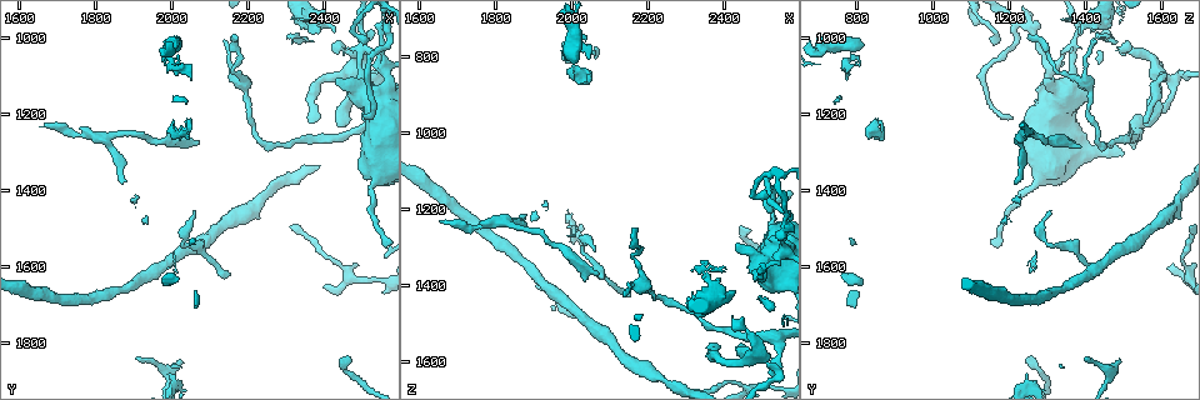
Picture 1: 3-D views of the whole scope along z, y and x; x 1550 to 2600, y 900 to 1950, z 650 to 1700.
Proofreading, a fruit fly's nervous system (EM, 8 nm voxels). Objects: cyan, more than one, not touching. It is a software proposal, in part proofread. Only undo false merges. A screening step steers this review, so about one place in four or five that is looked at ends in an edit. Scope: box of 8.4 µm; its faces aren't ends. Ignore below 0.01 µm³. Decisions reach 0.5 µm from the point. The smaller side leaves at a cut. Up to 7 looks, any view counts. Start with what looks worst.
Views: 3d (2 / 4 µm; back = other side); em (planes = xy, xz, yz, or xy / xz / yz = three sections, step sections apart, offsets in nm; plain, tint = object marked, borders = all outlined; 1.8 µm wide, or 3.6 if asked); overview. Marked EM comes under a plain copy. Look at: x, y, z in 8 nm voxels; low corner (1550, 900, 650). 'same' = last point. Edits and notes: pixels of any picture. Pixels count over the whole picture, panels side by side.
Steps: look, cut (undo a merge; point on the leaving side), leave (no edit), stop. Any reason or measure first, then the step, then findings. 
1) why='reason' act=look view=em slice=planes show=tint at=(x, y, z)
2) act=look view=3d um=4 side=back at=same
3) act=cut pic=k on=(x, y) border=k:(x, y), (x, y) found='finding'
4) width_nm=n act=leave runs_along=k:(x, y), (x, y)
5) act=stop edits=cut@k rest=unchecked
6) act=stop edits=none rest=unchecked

why='calibre changes' act=look view=em slice=planes show=tint at=(2185, 1105, 1365)

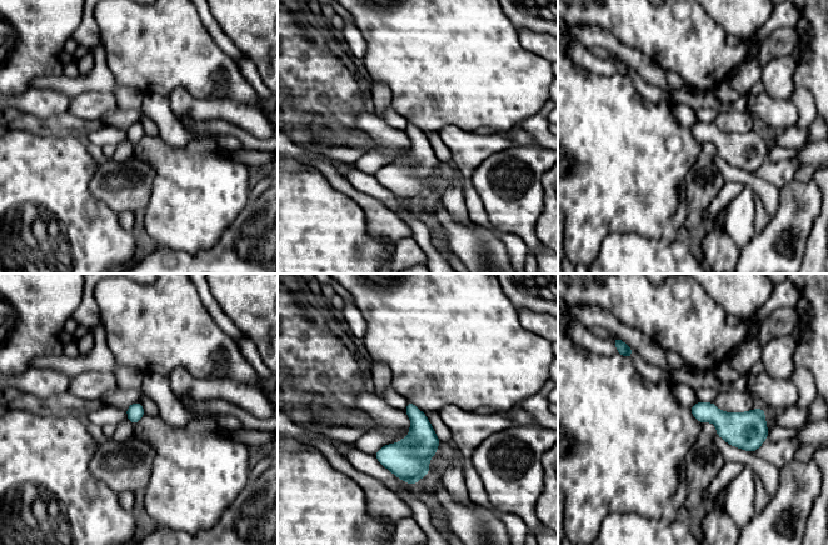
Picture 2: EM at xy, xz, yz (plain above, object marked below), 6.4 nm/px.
act=leave found='continuous, no second neuron'

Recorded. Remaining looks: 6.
why='abrupt turn' act=look view=em slice=xz step=4 show=tint at=(1990, 1020, 785)

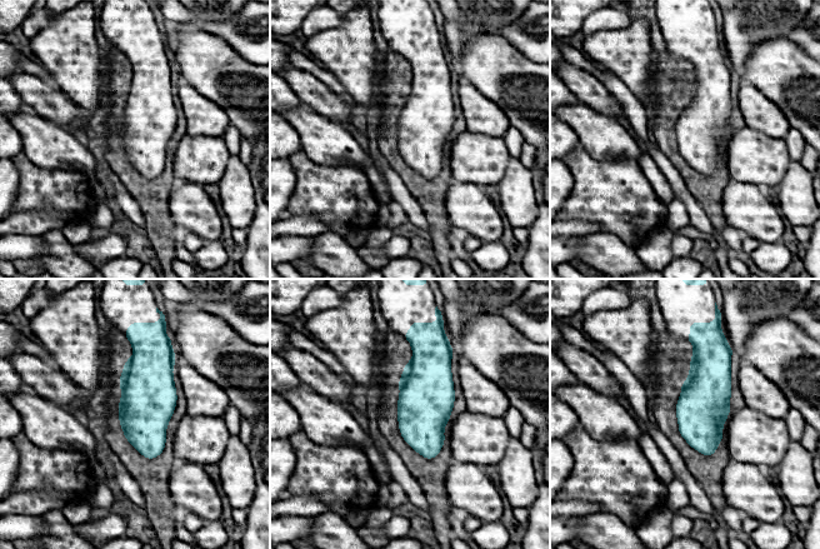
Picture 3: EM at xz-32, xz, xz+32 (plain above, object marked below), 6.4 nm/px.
act=look view=em slice=planes show=borders at=same

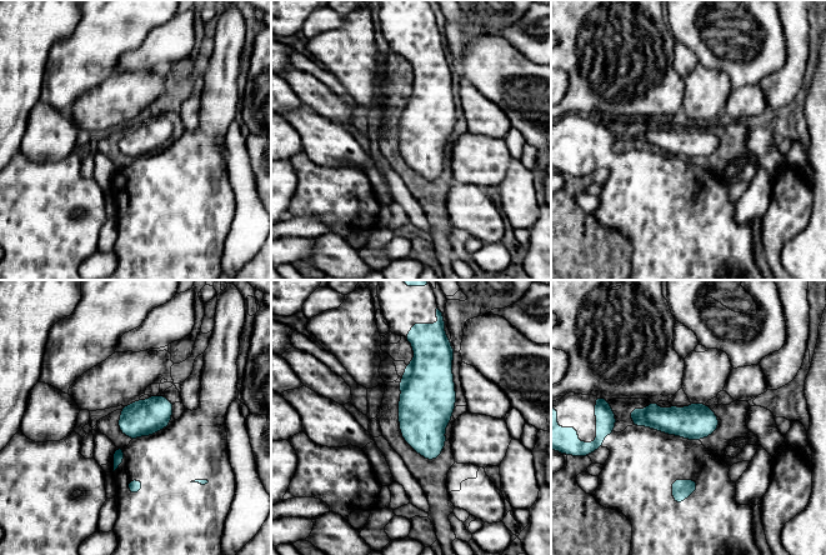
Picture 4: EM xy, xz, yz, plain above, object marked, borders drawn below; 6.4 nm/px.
act=leave found='all the same neuron'

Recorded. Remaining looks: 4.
why='sudden change in width' act=look view=3d um=4 at=(2520, 1275, 1280)

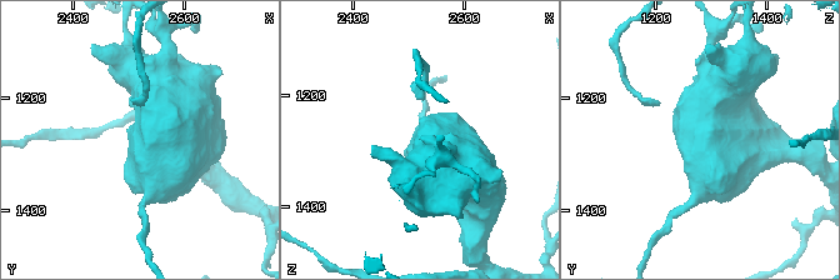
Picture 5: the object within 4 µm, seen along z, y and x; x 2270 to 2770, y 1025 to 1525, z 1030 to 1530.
why='need the tissue' act=look view=em um=3.6 slice=xy step=8 show=tint at=(2515, 1275, 1280)

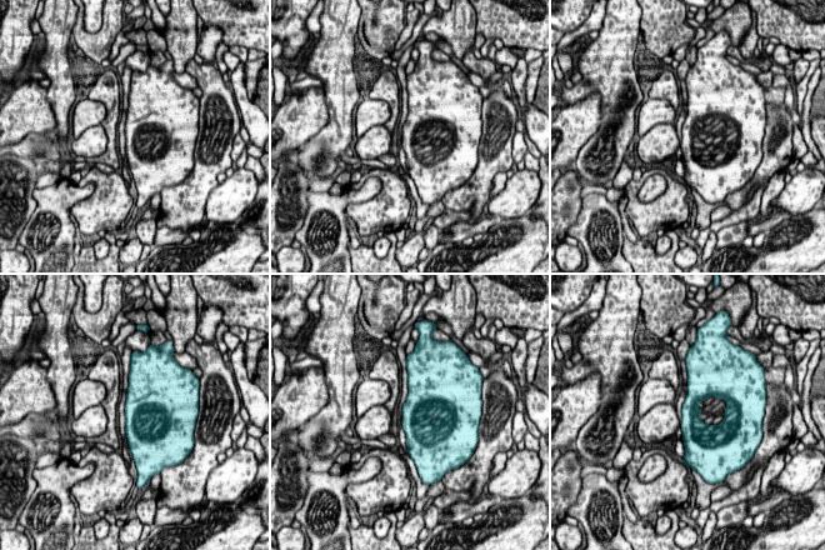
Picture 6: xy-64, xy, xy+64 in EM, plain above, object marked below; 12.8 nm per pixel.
why='cut it another way' act=look view=em um=3.6 slice=planes show=tint at=same

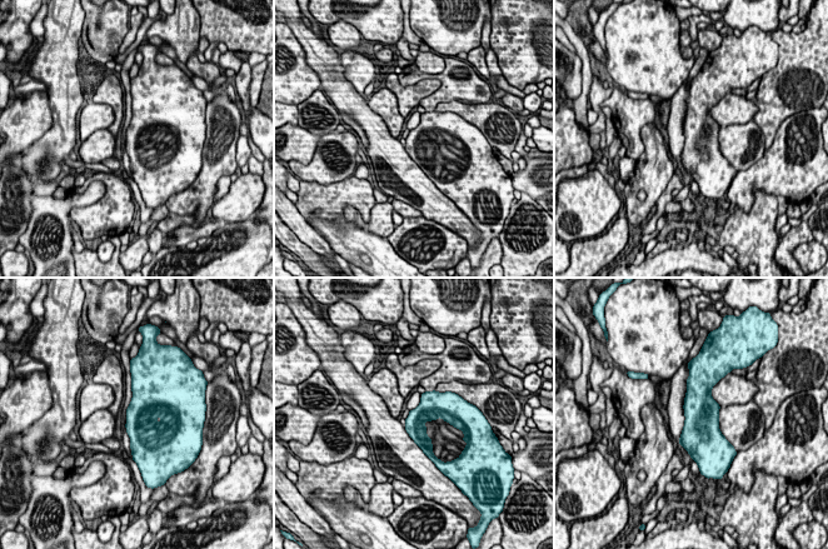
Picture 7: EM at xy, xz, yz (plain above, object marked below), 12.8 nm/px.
act=leave found='one neuron here'

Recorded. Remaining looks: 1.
act=stop edits=none rest=unchecked

